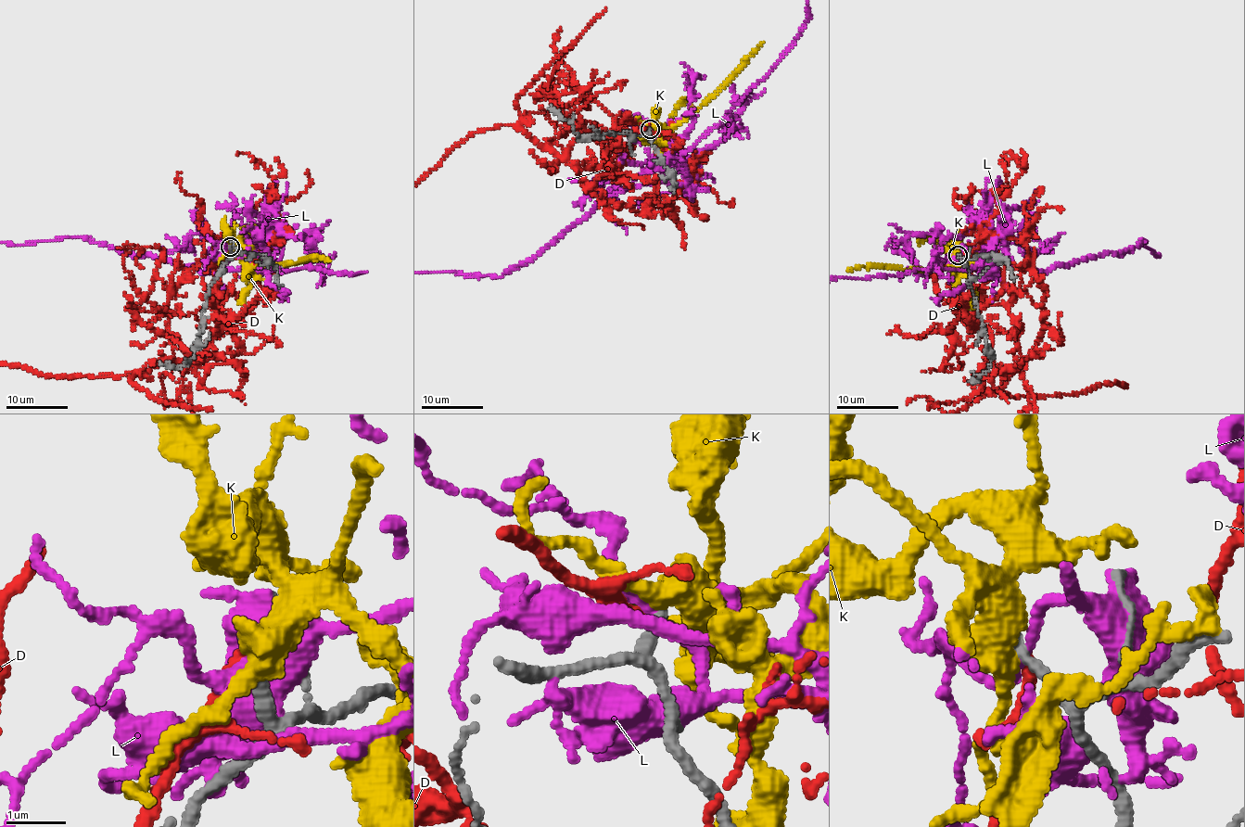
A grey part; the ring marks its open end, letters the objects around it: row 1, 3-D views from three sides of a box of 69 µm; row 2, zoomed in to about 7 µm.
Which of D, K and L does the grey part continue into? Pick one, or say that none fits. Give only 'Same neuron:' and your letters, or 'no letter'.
Same neuron: no letter

